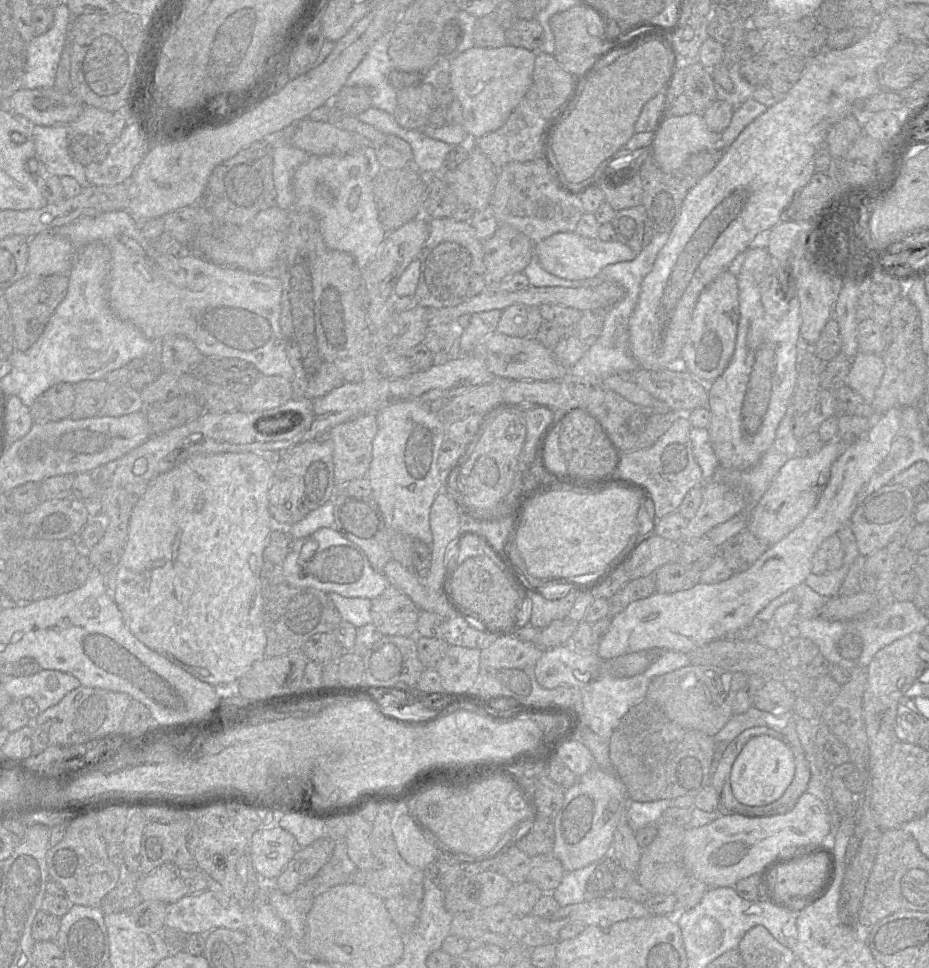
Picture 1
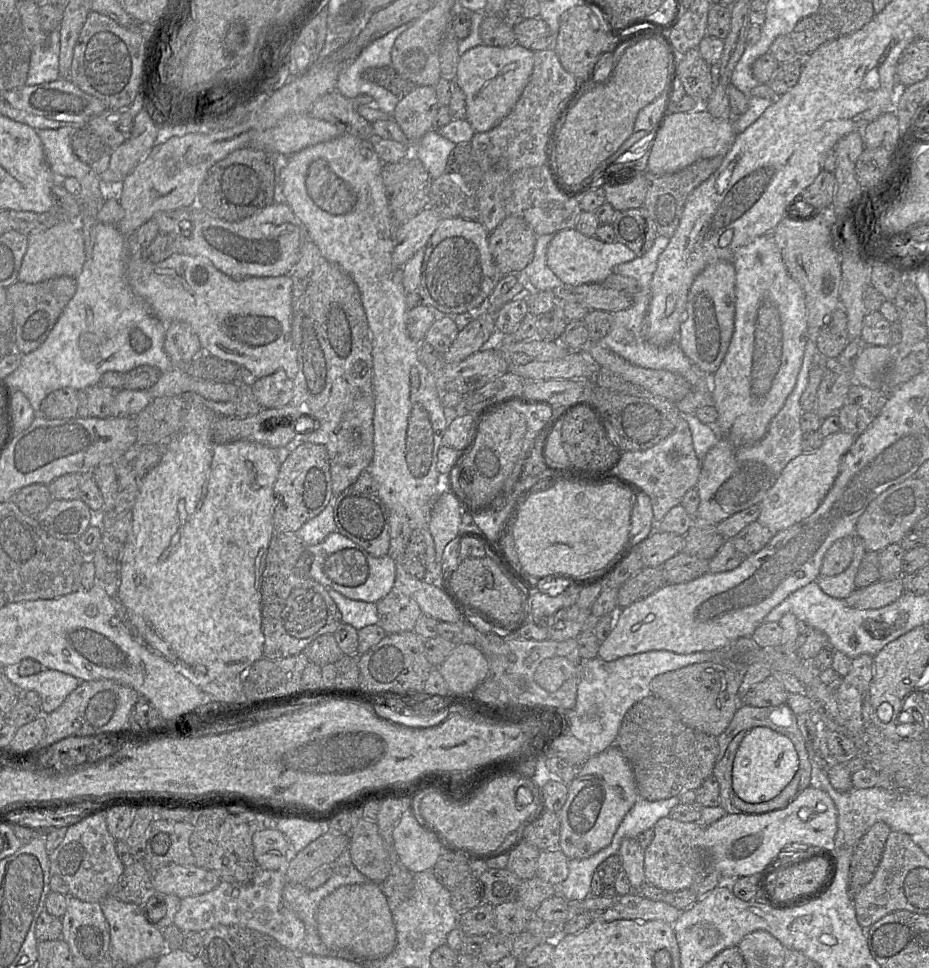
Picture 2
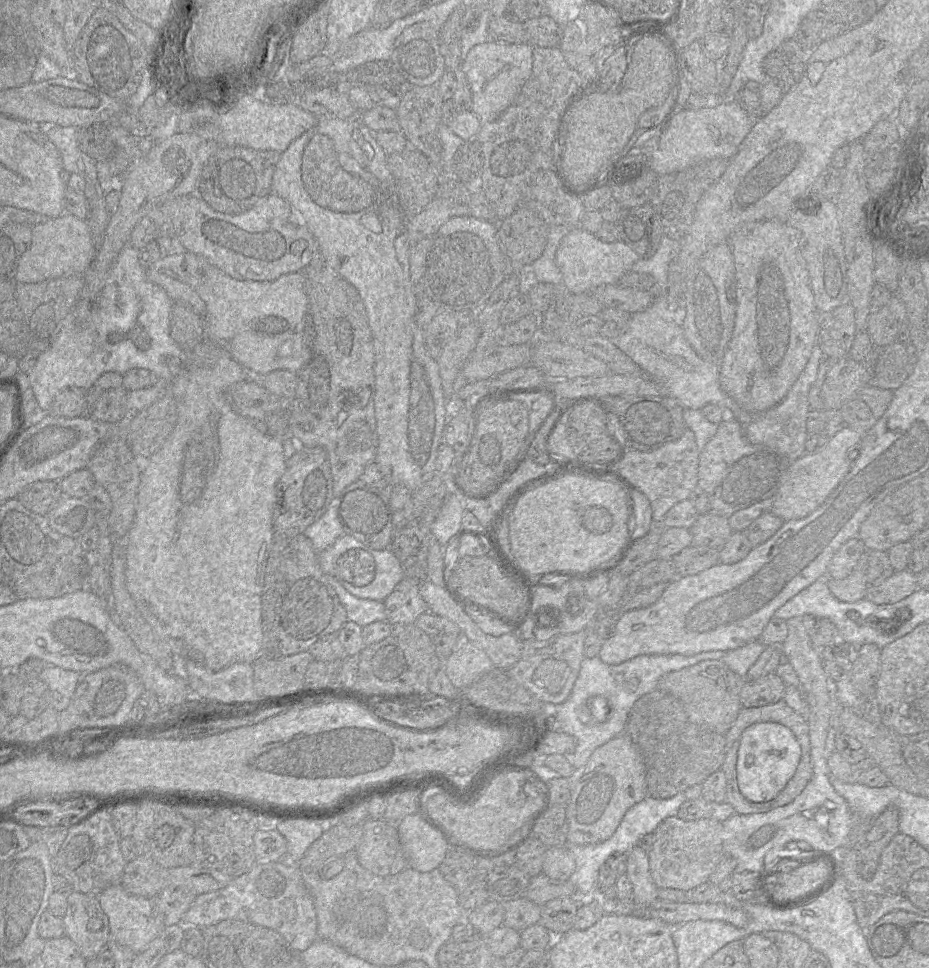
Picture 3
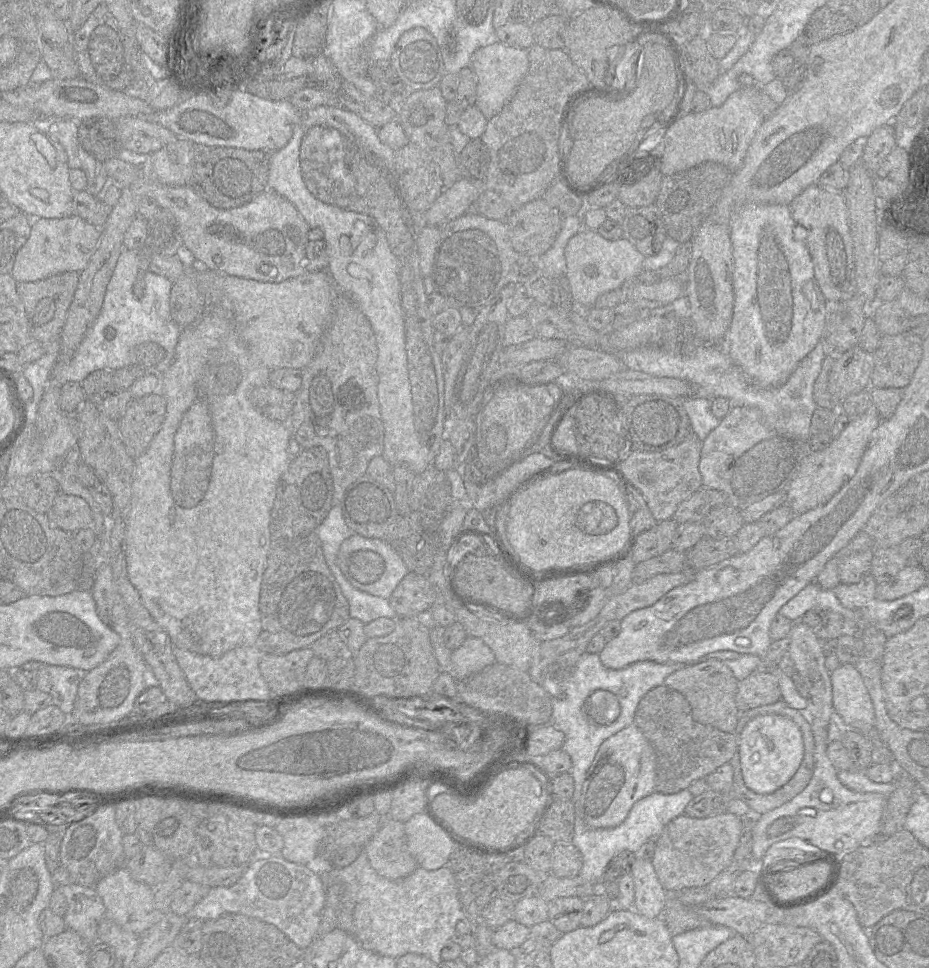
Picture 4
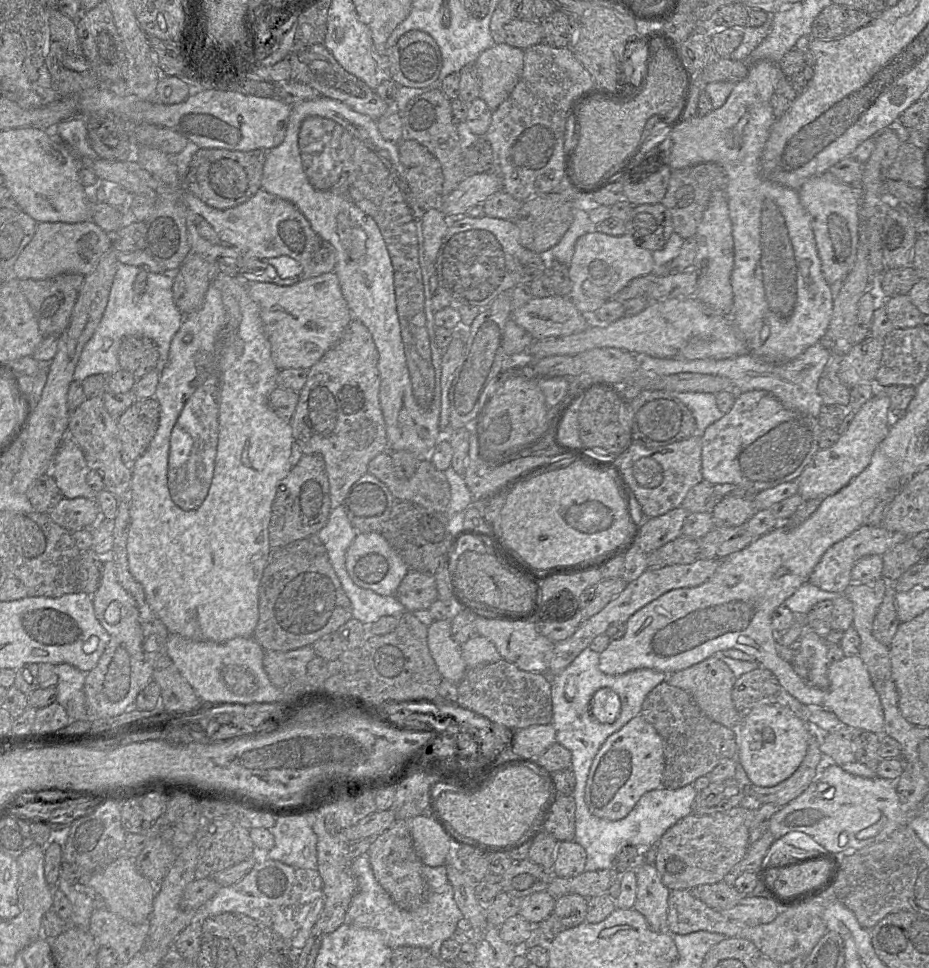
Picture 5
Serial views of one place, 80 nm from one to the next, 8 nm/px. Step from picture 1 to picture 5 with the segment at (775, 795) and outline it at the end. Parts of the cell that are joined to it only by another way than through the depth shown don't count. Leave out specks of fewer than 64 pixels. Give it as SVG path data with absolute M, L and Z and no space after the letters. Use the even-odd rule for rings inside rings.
M762 703L751 708L737 725L736 759L750 781L760 787L773 787L788 779L802 763L808 748L808 725L788 707Z

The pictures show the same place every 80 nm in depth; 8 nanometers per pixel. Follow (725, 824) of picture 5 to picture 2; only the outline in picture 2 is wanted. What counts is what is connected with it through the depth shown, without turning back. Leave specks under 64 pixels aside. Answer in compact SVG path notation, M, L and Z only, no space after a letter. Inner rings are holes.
M670 817L659 819L654 827L654 838L644 850L646 883L667 892L688 889L697 875L709 865L709 857L703 849L703 833L706 827L696 822L681 822Z

